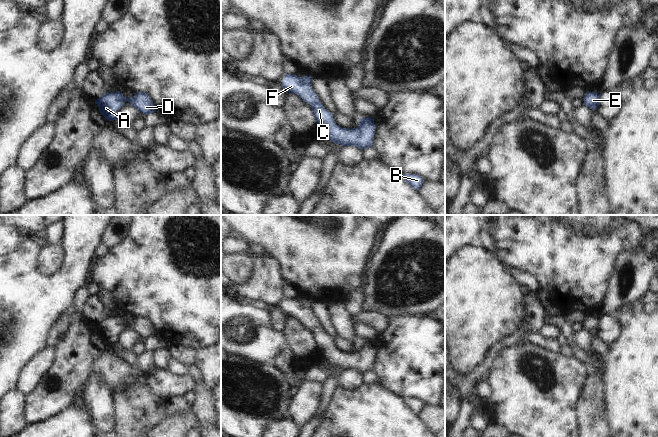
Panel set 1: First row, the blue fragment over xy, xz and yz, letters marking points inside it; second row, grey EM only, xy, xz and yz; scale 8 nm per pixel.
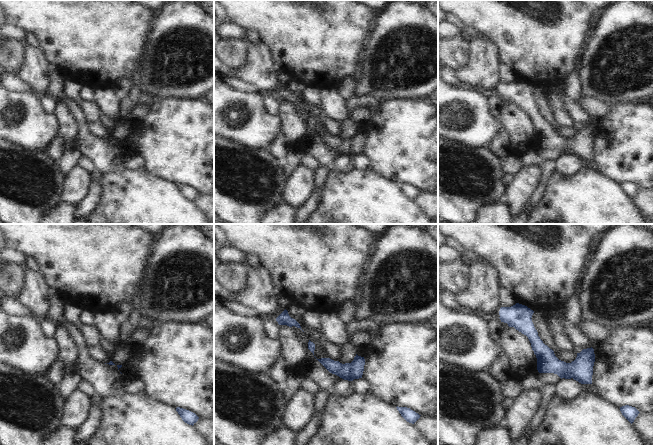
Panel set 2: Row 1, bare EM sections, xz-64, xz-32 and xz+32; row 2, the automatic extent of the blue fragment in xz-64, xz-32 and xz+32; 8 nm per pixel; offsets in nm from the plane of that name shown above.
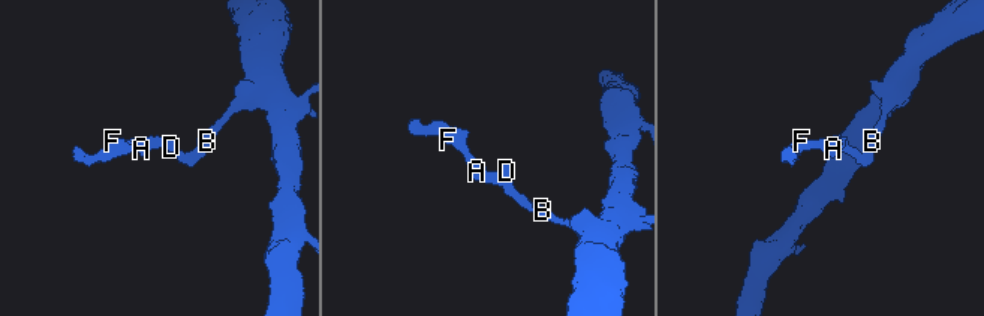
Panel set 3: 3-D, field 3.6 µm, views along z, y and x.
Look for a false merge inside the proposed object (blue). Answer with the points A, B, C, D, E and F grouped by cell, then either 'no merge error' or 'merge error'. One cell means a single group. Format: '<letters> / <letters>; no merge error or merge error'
A B C D E F; no merge error

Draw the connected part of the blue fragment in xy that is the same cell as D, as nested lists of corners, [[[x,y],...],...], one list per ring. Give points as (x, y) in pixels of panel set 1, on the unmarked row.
[[[118,314],[104,318],[95,324],[95,327],[99,331],[100,337],[107,344],[112,345],[117,344],[117,336],[122,330],[125,330],[125,325],[144,339],[156,335],[152,323],[145,316],[135,316],[133,321],[127,322]]]

